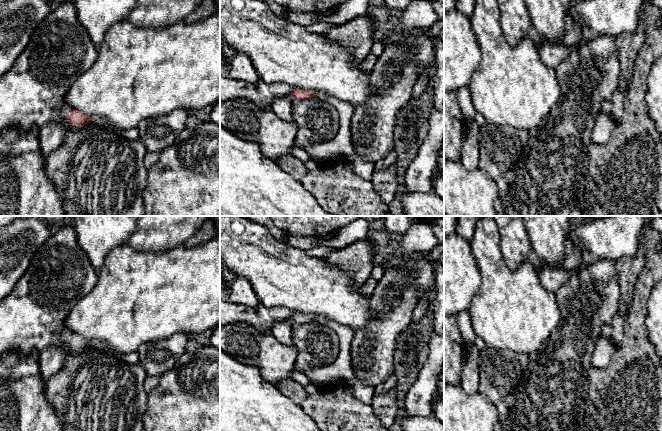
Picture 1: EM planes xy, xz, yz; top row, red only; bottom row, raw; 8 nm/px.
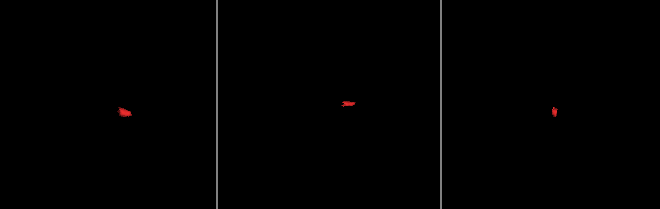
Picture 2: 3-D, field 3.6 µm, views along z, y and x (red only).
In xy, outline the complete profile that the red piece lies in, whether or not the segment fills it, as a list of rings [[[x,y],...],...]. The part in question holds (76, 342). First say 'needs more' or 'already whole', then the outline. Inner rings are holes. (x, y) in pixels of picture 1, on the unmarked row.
needs more; [[[66,225],[53,231],[36,250],[12,292],[0,301],[0,356],[8,351],[27,355],[35,348],[41,352],[52,346],[76,354],[92,346],[129,364],[138,363],[137,352],[116,352],[99,340],[90,341],[72,333],[65,326],[68,314],[95,287],[97,279],[98,272],[79,245],[74,227]]]

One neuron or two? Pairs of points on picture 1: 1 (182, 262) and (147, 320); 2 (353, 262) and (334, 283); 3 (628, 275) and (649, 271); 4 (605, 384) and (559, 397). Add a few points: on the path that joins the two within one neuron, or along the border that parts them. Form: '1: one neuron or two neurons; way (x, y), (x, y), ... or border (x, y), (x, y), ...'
1: one neuron; way (182, 276), (153, 306)
2: two neurons; border (323, 260), (340, 268), (355, 287), (360, 287)
3: two neurons; border (645, 250), (645, 264), (635, 281), (631, 295)
4: two neurons; border (591, 366), (587, 372), (587, 399), (584, 412)

